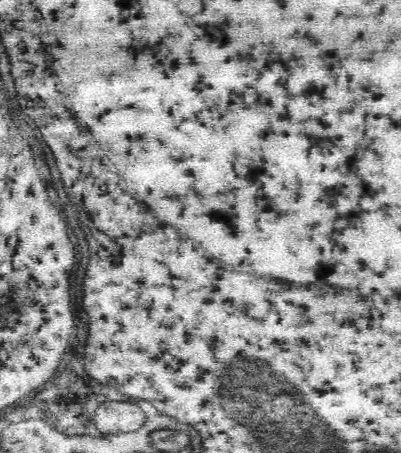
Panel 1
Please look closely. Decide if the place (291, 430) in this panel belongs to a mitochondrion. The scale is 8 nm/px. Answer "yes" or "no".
yes

